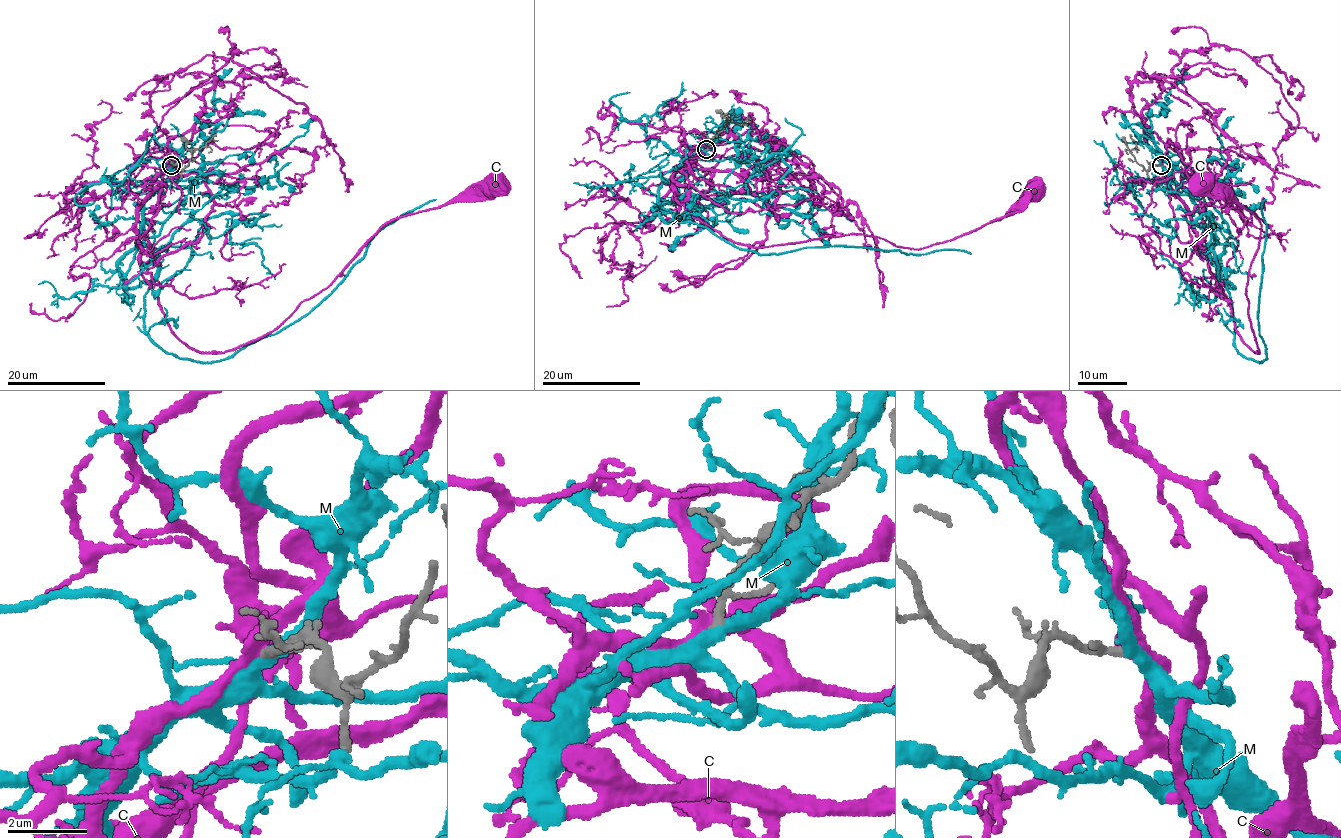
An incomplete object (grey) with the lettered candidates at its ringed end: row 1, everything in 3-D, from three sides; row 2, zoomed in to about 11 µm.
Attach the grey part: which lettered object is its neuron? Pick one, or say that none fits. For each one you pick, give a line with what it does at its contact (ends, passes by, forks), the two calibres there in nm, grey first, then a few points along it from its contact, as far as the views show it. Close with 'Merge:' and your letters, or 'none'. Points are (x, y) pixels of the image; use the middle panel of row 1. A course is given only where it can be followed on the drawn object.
C: it passes by; calibres 150 and 360 nm; course (706, 148), (673, 174), (674, 196), (726, 238), (753, 246), (866, 234), (921, 249), (1016, 213), (1034, 191)
Merge: C

